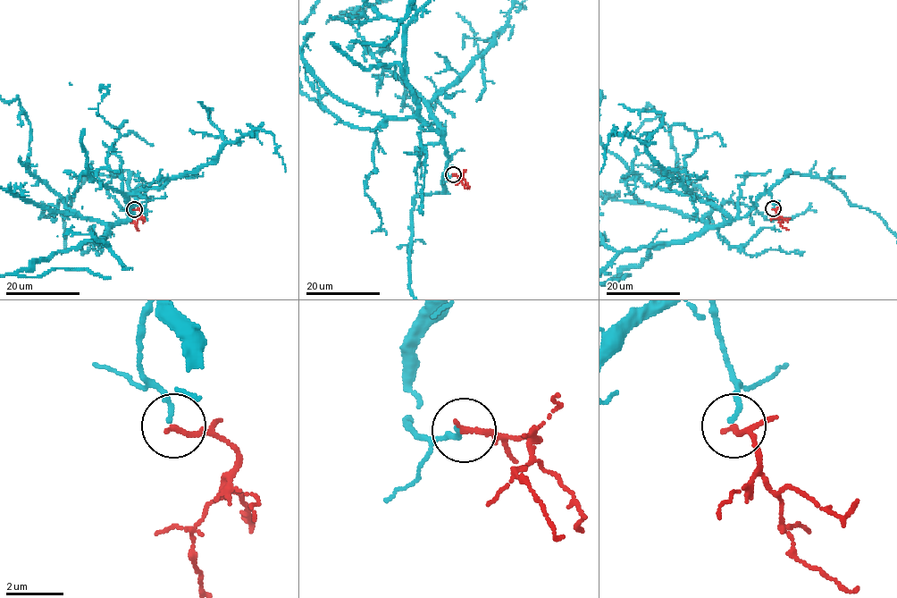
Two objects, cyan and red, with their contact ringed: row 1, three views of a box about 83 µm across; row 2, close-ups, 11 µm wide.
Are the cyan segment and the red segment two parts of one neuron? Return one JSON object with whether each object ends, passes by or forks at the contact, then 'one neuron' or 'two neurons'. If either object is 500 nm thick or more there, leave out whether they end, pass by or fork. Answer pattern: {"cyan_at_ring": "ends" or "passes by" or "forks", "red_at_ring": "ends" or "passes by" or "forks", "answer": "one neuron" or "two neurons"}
{"cyan_at_ring": "ends", "red_at_ring": "ends", "answer": "one neuron"}

